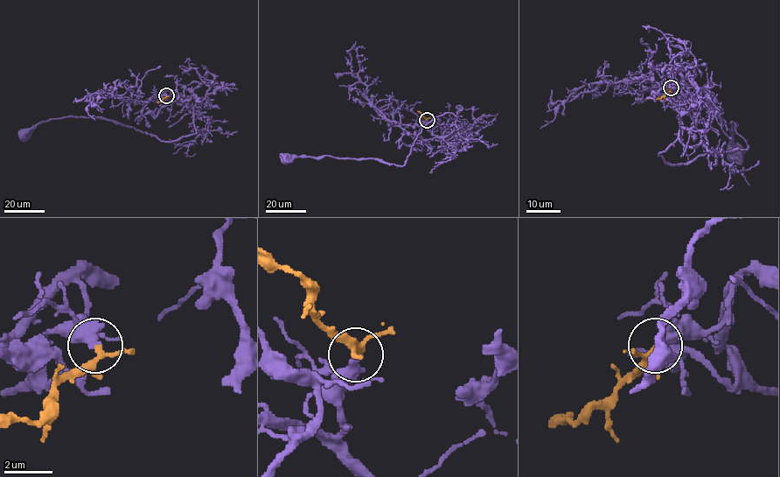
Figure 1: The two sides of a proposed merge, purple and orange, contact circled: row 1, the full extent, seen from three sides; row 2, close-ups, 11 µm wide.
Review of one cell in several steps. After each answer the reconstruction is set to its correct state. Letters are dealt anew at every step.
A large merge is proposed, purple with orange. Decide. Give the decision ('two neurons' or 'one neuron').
one neuron

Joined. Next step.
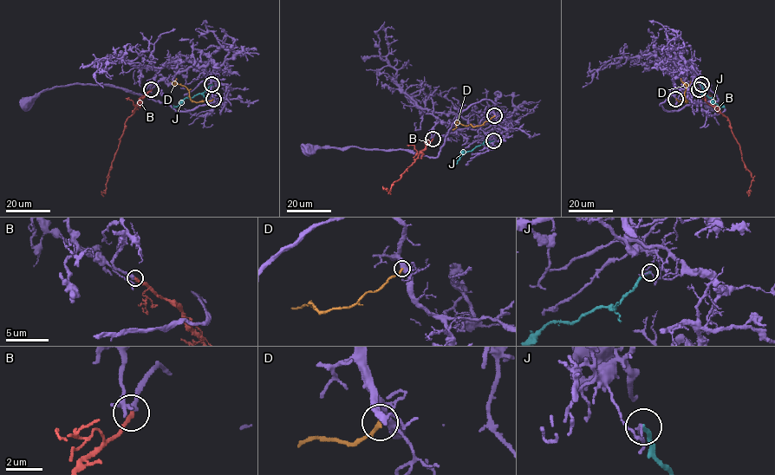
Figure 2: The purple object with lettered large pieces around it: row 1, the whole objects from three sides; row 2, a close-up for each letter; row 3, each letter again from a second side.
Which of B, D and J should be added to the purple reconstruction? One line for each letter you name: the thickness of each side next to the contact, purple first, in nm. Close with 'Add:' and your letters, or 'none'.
B: 200 nm thick on the purple side, 200 nm on the other
Add: B

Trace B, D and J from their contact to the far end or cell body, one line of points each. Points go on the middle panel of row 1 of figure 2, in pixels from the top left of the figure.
B: (433, 139), (400, 179), (394, 183), (388, 192), (382, 186)
D: (494, 115), (481, 125), (465, 126), (457, 121), (452, 130)
J: (493, 140), (464, 152), (453, 164)

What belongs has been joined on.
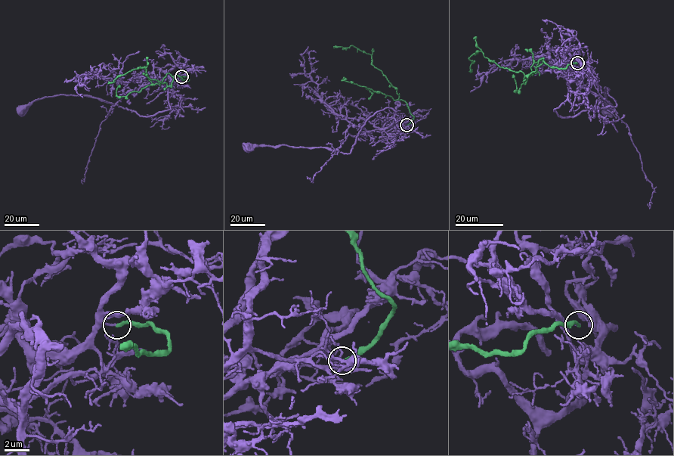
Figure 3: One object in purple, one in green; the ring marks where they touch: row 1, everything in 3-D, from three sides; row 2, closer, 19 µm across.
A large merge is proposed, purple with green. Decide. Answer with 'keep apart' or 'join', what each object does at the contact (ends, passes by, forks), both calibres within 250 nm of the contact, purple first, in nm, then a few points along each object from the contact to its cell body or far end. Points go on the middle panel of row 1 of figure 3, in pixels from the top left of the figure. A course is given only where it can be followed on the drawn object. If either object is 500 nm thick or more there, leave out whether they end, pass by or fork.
keep apart | purple ends | green ends | 140/280 nm | purple via (406, 125), (394, 122), (395, 112), (391, 108), (376, 112), (361, 128), (349, 153), (323, 147), (247, 146) | green via (406, 125), (414, 116), (407, 103), (398, 99), (397, 89), (372, 64), (372, 55), (352, 45), (333, 48)

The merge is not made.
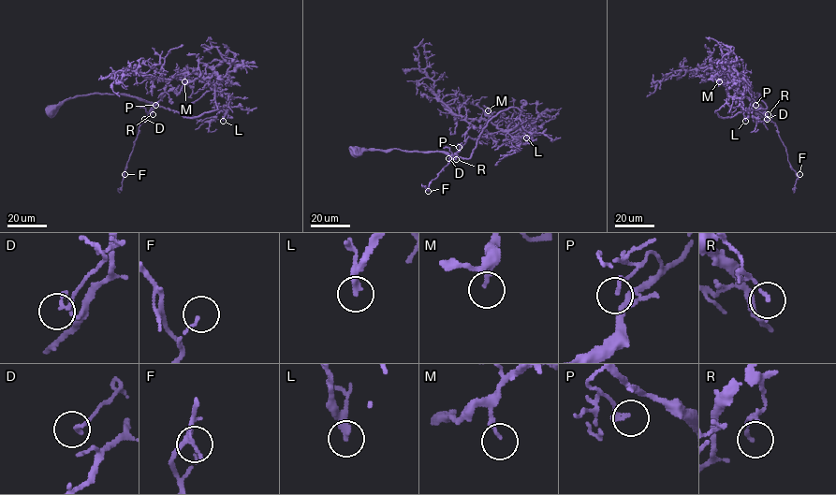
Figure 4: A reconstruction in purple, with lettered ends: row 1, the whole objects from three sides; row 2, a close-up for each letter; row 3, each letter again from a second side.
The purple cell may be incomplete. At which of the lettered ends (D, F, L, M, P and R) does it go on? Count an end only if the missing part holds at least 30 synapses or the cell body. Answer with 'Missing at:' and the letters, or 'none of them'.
Missing at: L

